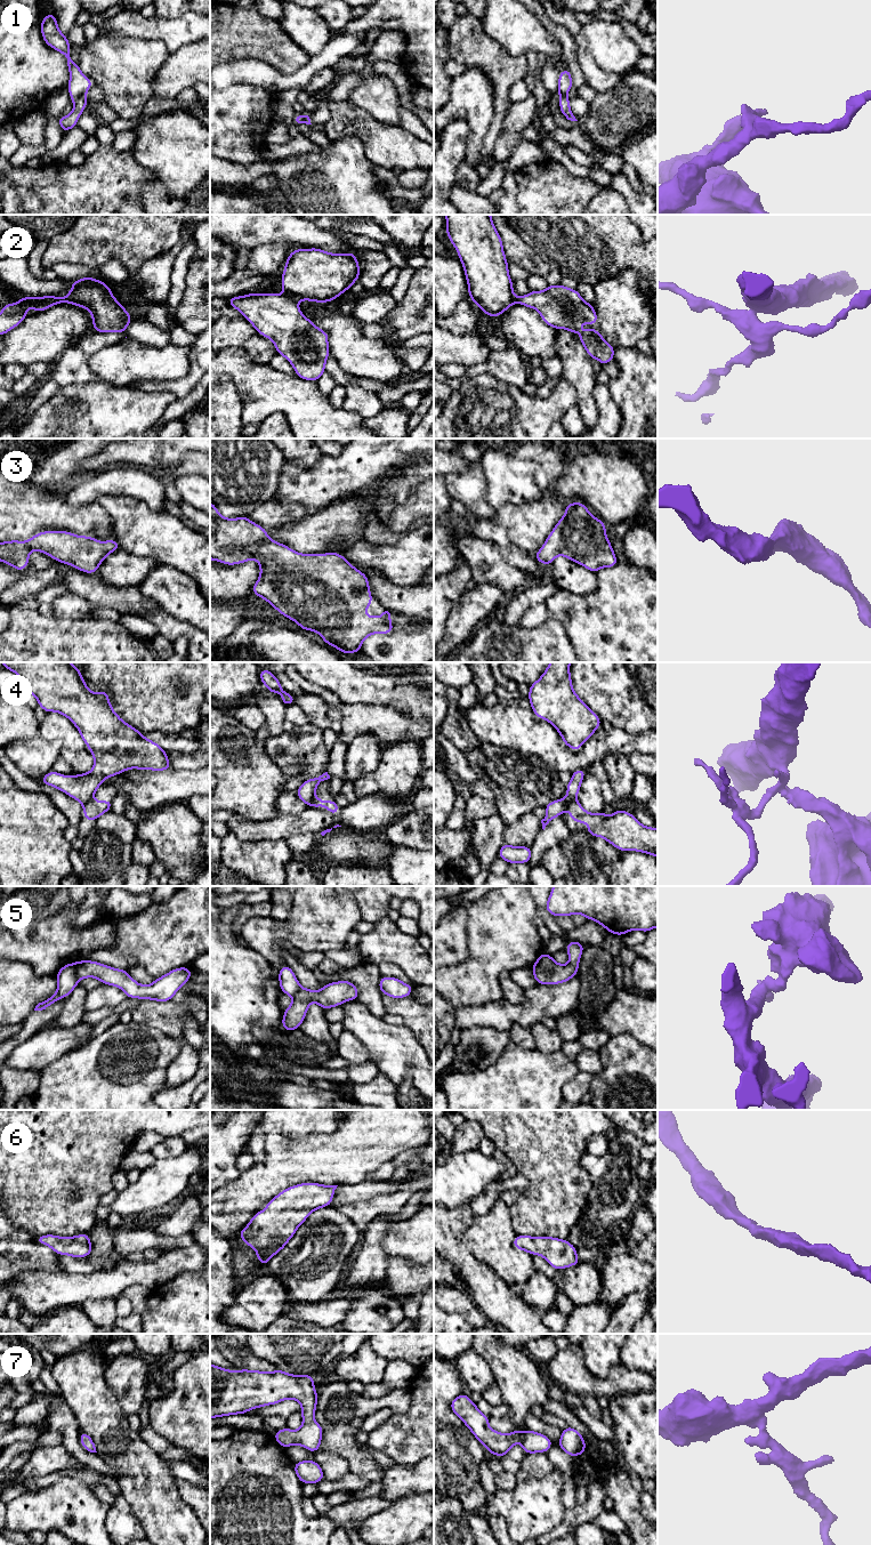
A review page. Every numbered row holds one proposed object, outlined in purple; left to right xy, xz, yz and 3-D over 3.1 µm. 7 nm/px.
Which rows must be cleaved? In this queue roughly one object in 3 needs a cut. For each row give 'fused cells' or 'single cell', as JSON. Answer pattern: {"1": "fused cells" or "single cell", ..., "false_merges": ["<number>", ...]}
{"1": "fused cells", "2": "fused cells", "3": "single cell", "4": "fused cells", "5": "fused cells", "6": "single cell", "7": "single cell", "false_merges": ["1", "2", "4", "5"]}

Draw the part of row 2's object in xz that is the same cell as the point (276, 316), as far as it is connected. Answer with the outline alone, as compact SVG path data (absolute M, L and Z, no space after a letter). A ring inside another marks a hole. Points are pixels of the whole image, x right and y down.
M249 293L231 297L228 304L240 311L259 335L269 338L277 354L283 355L295 368L296 376L305 380L317 381L325 372L325 362L329 357L329 335L318 329L309 319L305 317L298 307L295 297L282 293Z

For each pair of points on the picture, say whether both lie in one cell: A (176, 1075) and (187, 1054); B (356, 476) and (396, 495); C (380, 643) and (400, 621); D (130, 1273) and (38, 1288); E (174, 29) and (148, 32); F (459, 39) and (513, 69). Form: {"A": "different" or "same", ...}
{"A": "same", "B": "different", "C": "different", "D": "same", "E": "same", "F": "same"}

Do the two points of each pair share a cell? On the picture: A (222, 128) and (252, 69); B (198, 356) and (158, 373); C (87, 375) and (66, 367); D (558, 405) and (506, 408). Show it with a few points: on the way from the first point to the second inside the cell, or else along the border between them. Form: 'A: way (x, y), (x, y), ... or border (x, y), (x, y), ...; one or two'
A: border (222, 88), (234, 83), (255, 83), (271, 90); two
B: border (190, 346), (188, 371), (184, 376), (171, 380); two
C: way (82, 373), (71, 368); one
D: way (546, 408), (518, 408); one

